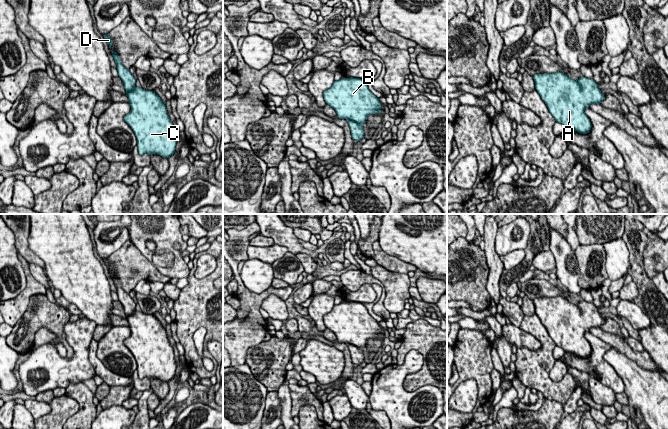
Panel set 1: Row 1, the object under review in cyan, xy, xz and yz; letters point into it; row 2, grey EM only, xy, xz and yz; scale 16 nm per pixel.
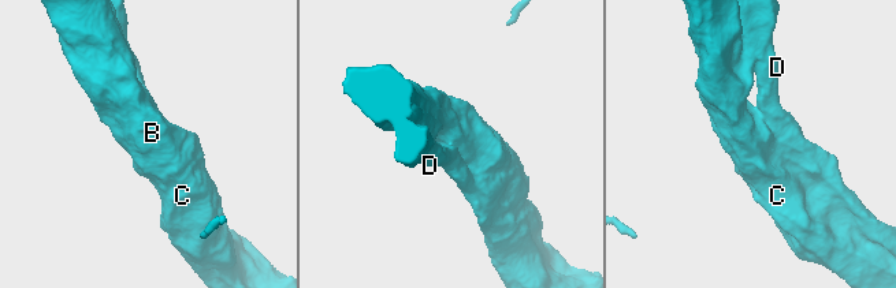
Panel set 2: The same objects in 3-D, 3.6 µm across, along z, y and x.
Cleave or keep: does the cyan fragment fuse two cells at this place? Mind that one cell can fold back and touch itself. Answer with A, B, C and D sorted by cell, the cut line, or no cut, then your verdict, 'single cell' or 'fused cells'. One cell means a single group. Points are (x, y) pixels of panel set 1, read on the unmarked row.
A B C D; no cut; single cell

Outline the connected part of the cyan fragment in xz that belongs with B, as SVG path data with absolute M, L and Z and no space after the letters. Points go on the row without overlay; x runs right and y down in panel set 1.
M341 302L323 316L323 321L340 343L346 343L353 364L364 361L363 348L371 338L381 336L379 323L369 314L363 303Z

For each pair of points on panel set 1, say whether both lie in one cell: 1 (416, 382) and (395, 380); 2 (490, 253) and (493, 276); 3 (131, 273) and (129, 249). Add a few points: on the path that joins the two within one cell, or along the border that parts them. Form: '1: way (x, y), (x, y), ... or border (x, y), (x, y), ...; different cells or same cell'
1: border (421, 365), (406, 376), (406, 391); different cells
2: way (493, 259), (493, 270); same cell
3: way (129, 267), (129, 255); same cell

